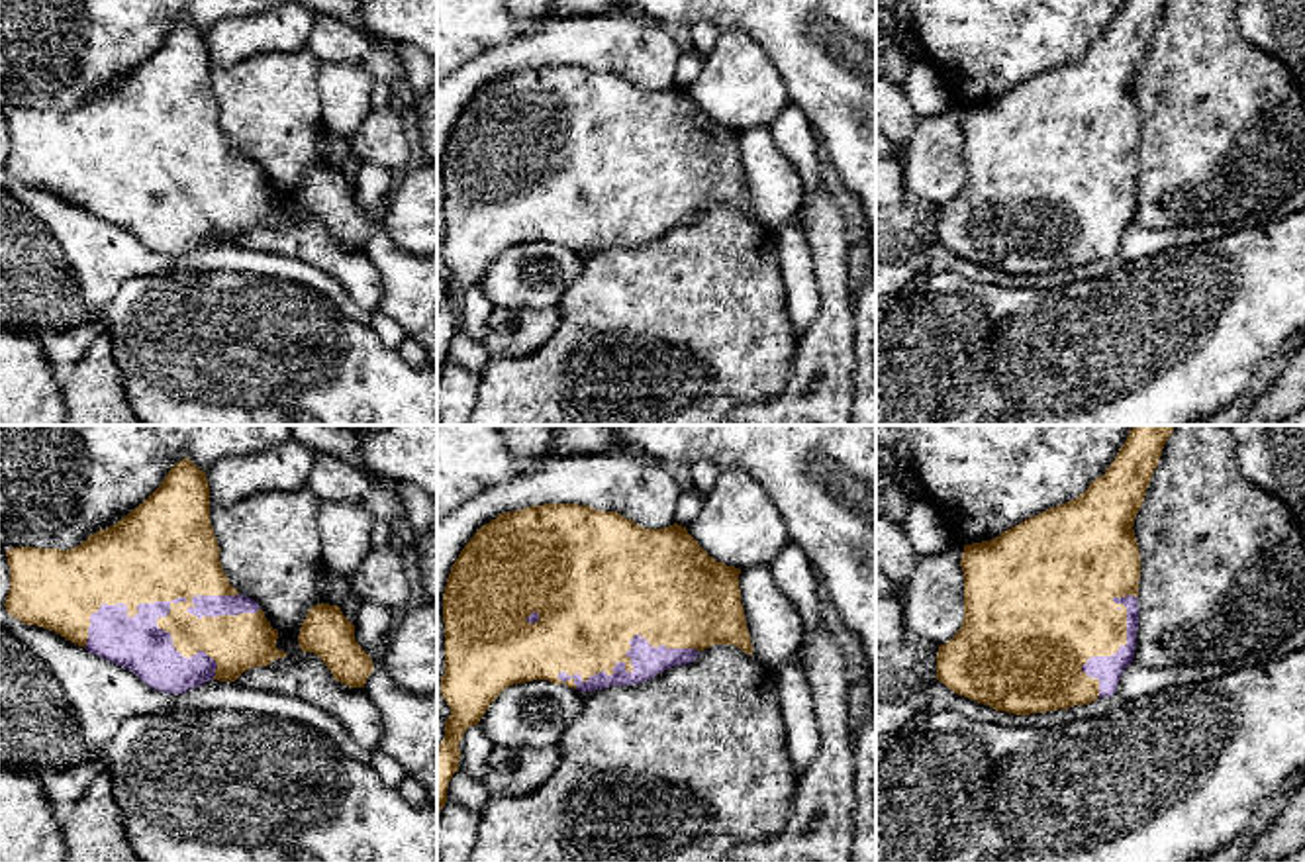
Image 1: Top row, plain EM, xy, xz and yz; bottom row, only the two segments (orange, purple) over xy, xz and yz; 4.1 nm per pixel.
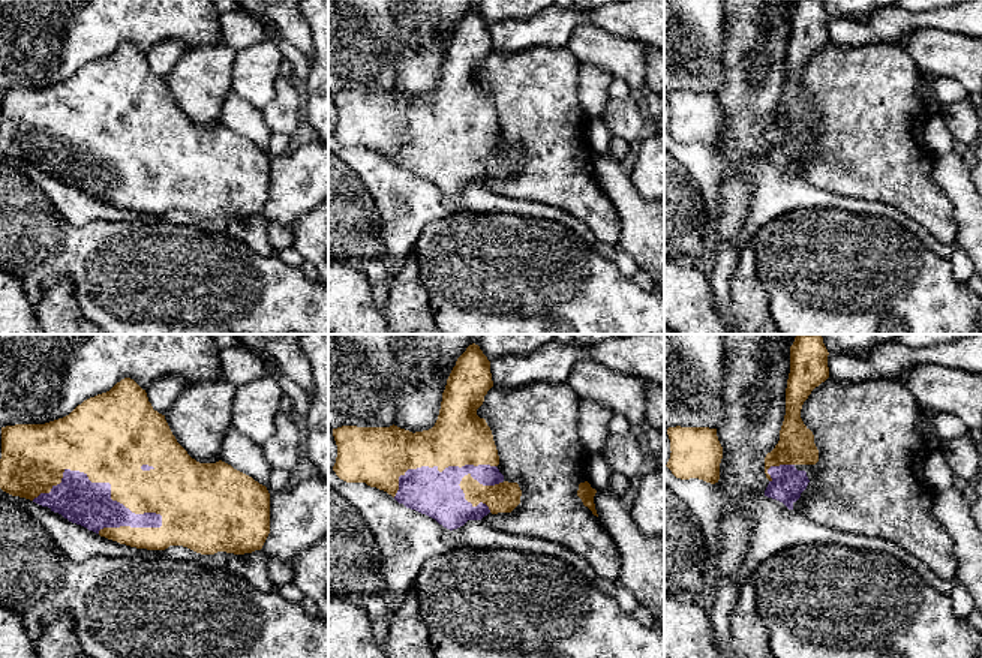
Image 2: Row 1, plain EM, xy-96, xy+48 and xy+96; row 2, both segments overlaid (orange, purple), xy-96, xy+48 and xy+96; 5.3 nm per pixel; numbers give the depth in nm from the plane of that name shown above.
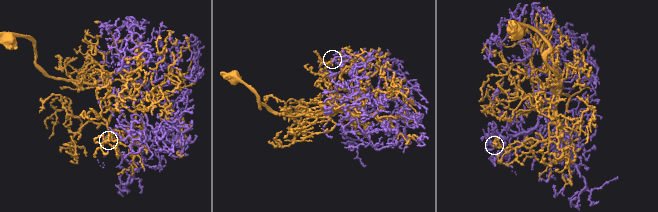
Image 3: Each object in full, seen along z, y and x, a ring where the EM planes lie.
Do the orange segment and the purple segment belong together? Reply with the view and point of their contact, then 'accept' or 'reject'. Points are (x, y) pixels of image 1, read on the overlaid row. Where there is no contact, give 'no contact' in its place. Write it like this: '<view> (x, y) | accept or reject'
xy (169, 612) | accept

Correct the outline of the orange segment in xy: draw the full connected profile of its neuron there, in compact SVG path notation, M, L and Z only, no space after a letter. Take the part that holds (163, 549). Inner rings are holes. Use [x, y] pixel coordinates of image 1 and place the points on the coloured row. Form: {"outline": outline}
{"outline": "M190 458L176 462L163 484L116 525L96 531L74 549L16 547L6 551L10 592L6 611L25 625L37 625L84 646L90 654L131 670L149 688L184 694L210 680L235 682L255 666L268 666L286 652L276 648L278 631L259 603L229 584L210 523L206 472Z"}

